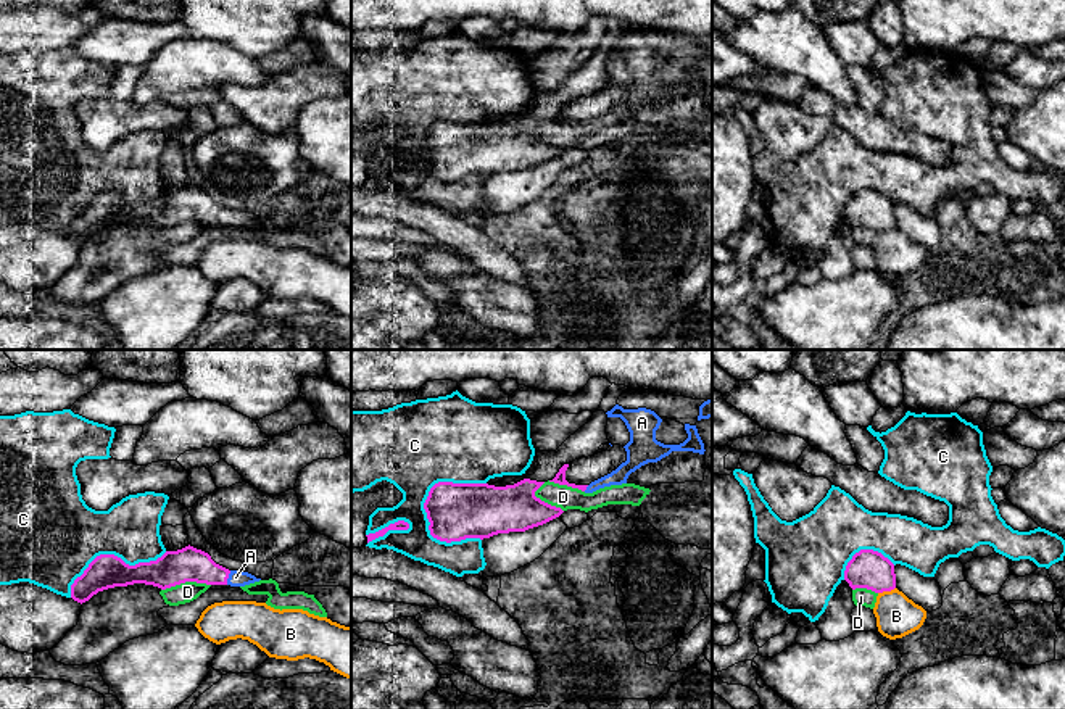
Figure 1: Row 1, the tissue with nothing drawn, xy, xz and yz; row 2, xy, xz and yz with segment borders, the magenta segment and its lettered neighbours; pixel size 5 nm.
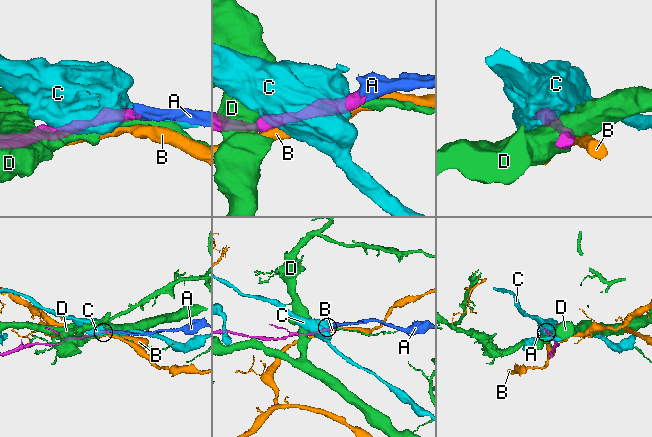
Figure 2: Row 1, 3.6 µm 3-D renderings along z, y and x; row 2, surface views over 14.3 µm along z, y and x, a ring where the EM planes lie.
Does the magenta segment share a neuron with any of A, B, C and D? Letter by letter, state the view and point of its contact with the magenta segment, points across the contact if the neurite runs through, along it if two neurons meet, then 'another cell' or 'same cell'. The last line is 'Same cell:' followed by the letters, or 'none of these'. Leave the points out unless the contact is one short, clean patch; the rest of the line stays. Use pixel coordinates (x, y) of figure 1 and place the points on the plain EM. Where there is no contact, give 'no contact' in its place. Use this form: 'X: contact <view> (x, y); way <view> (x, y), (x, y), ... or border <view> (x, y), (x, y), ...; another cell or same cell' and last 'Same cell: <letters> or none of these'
A: contact xy (227, 216); way xy (189, 203), (227, 216), (236, 216); same cell
B: contact yz (886, 229); another cell
C: contact xz (435, 123); another cell
D: contact xy (186, 219); another cell
Same cell: A

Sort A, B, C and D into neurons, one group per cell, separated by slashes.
A / B / C / D

